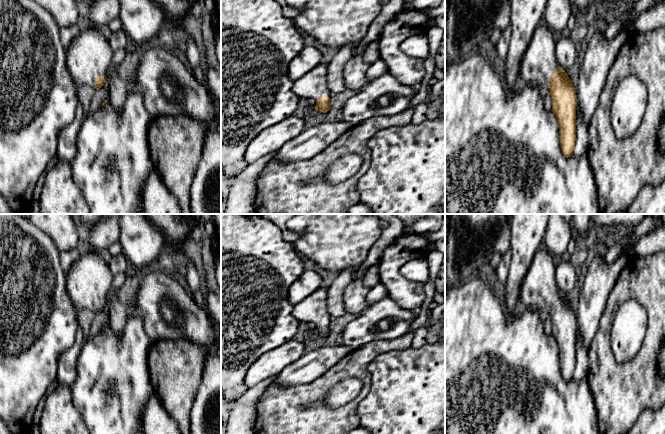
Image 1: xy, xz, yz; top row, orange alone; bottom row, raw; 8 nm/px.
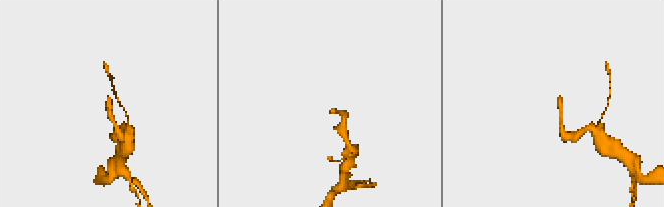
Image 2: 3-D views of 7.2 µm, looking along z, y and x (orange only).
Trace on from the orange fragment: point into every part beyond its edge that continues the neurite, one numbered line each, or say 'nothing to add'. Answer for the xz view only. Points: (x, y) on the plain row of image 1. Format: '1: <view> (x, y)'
1: xz (312, 309)

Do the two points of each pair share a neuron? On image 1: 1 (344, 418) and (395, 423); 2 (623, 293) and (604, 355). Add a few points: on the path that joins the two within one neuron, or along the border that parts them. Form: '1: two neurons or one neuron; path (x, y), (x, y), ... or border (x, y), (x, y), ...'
1: two neurons; border (365, 397), (357, 407), (359, 423)
2: one neuron; path (610, 308), (603, 330), (603, 340)

